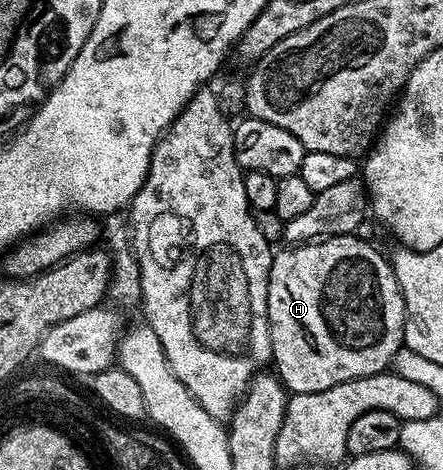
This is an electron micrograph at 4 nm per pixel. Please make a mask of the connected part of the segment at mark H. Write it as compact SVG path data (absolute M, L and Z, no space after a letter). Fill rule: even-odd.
M358 234L338 235L328 239L316 239L313 243L284 246L284 251L274 252L269 277L267 278L267 320L271 330L271 358L273 371L284 388L291 393L321 393L321 389L333 389L333 385L341 385L345 381L353 381L357 377L369 377L379 371L388 370L400 347L404 346L403 326L407 320L407 310L399 282L392 269L388 256L383 256L375 247L370 247Z

